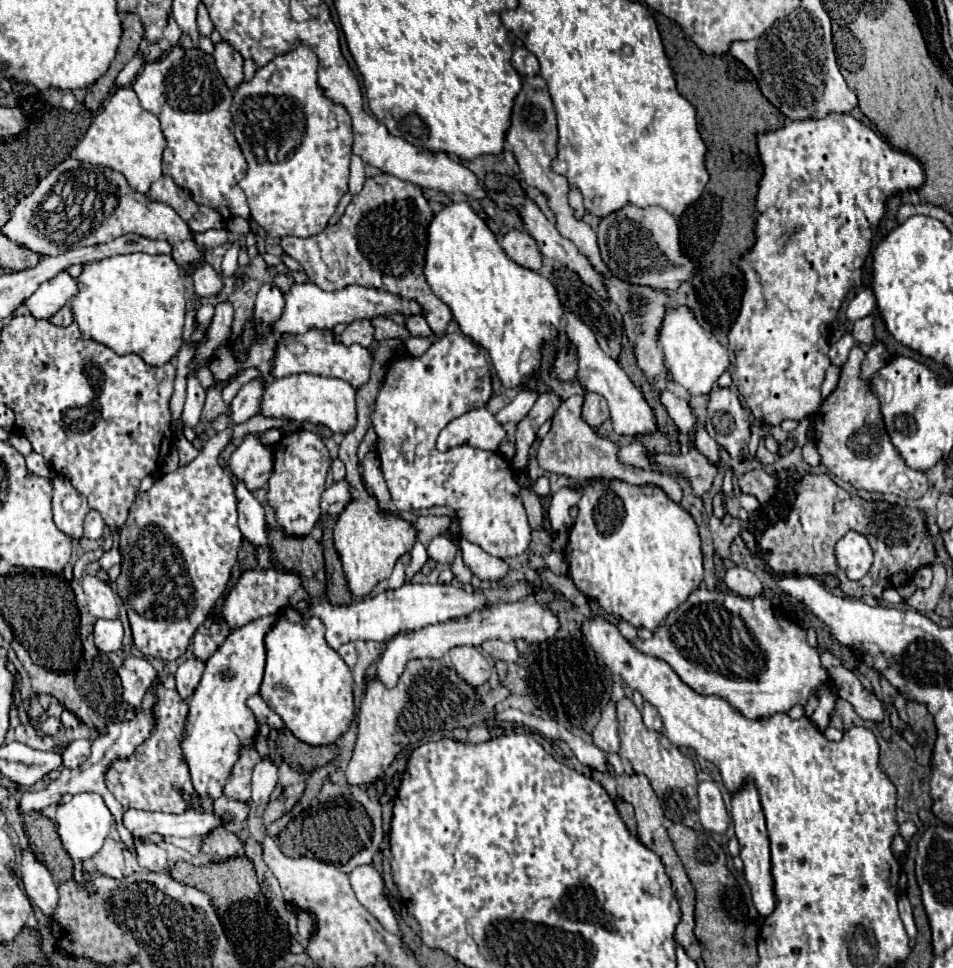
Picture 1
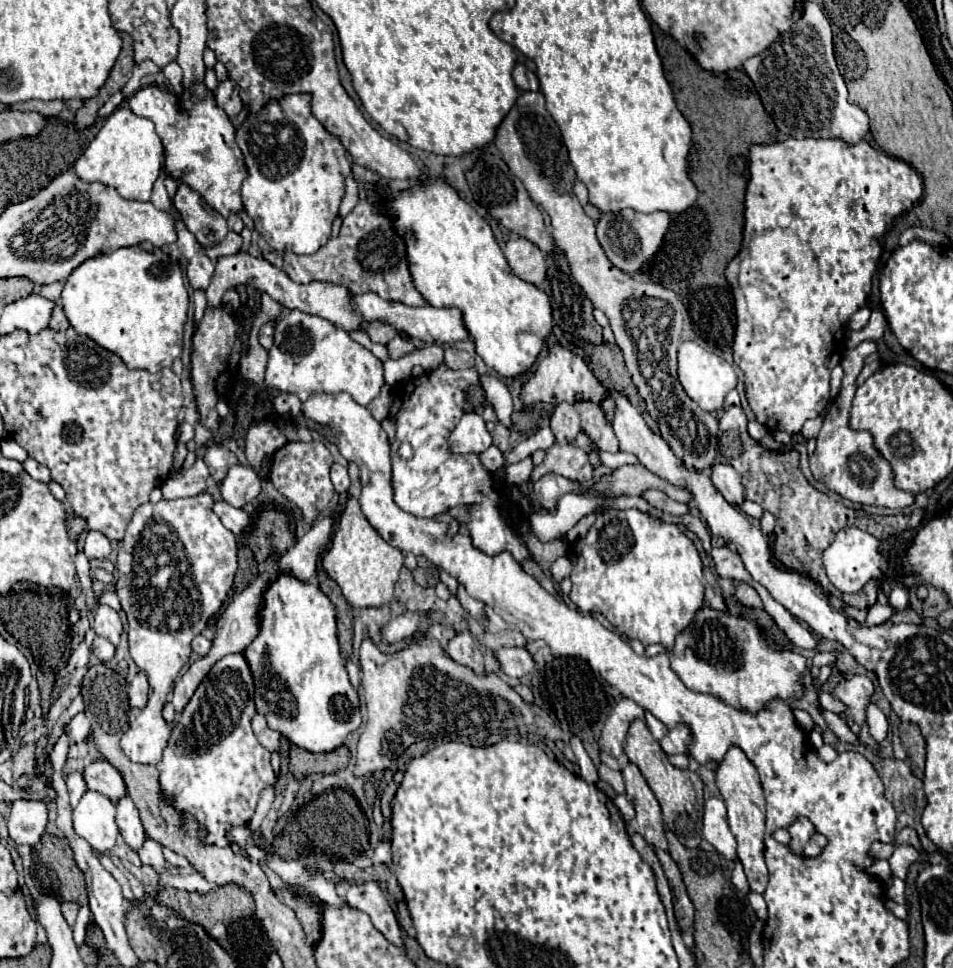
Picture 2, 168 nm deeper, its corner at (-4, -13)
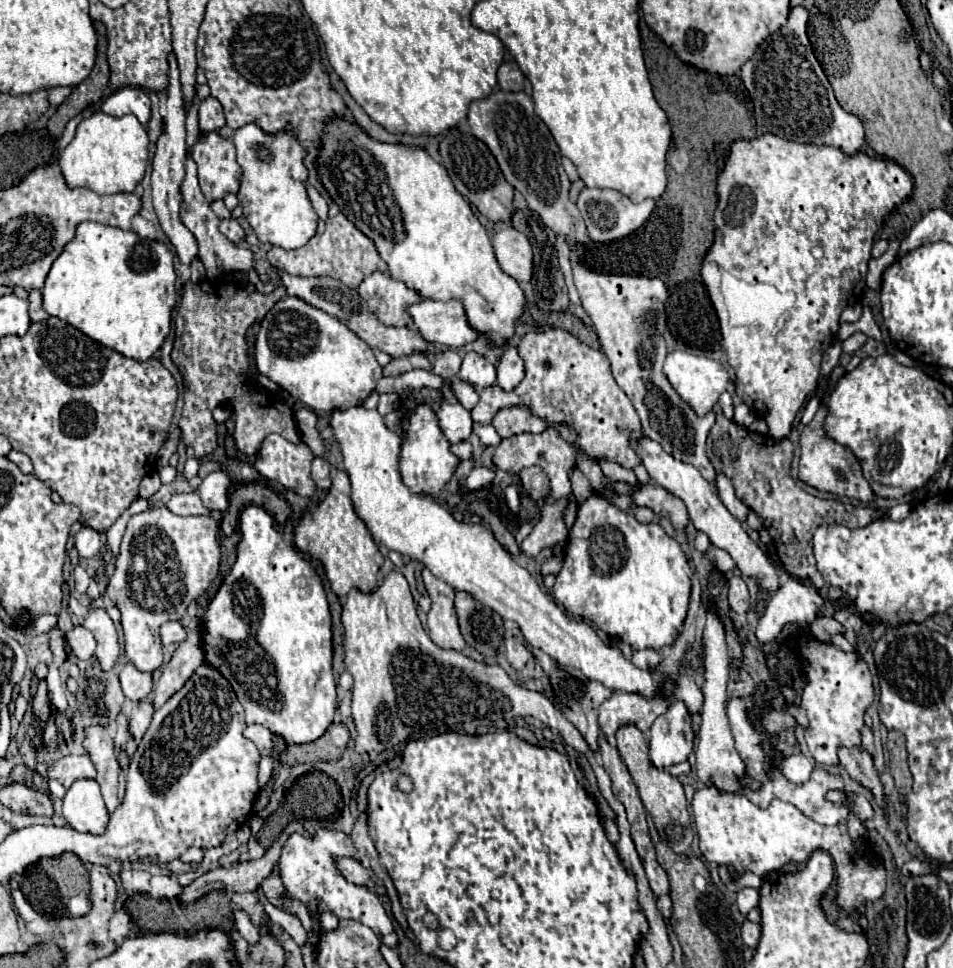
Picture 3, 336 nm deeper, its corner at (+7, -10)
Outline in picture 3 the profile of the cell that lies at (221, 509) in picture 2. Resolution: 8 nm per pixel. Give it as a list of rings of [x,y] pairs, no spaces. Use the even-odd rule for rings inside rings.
[[[176,494],[170,498],[166,506],[180,516],[198,516],[198,514],[208,516],[210,514],[210,510],[200,502],[198,494]]]

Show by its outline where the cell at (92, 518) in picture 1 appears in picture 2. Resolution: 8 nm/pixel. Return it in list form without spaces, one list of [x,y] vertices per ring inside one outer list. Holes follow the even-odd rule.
[[[89,531],[87,539],[85,539],[85,555],[89,559],[105,559],[109,553],[111,553],[109,539],[103,537],[103,533]]]

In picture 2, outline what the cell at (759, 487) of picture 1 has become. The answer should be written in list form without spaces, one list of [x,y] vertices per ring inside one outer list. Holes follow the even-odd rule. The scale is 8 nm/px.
[[[727,407],[723,417],[719,419],[719,453],[721,453],[723,463],[729,463],[741,473],[745,499],[759,503],[765,511],[775,515],[777,525],[773,531],[775,533],[773,553],[775,553],[775,559],[783,563],[785,569],[811,577],[829,595],[843,599],[851,607],[867,609],[877,601],[877,587],[879,587],[877,581],[869,581],[867,587],[863,587],[857,593],[841,593],[839,589],[835,589],[835,585],[827,579],[823,563],[821,563],[823,549],[827,549],[827,545],[831,545],[831,537],[835,537],[835,533],[845,527],[859,527],[879,539],[887,539],[905,529],[913,529],[915,525],[921,523],[923,513],[925,513],[923,509],[917,509],[911,515],[871,517],[865,511],[855,511],[855,509],[845,507],[839,501],[829,499],[825,493],[817,491],[813,485],[807,483],[805,475],[799,469],[799,453],[795,449],[783,451],[783,453],[771,451],[771,449],[765,449],[759,441],[749,437],[747,417],[741,407]]]

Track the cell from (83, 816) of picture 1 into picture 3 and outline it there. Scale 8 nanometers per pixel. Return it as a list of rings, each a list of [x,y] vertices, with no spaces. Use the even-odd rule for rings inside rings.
[[[76,780],[64,796],[62,814],[68,826],[72,826],[74,830],[88,834],[104,834],[108,826],[108,812],[98,782]]]

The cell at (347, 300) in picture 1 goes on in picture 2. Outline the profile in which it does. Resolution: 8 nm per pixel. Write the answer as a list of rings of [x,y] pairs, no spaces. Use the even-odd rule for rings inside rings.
[[[363,293],[363,295],[355,295],[355,303],[359,305],[359,313],[365,317],[365,321],[385,321],[389,325],[393,325],[399,333],[405,333],[413,339],[421,339],[427,345],[435,343],[435,345],[449,345],[449,343],[457,343],[457,341],[467,341],[469,339],[469,331],[463,323],[463,313],[457,307],[431,307],[431,305],[423,305],[423,307],[407,307],[403,303],[395,303],[395,301],[385,301],[381,299],[377,293]]]

